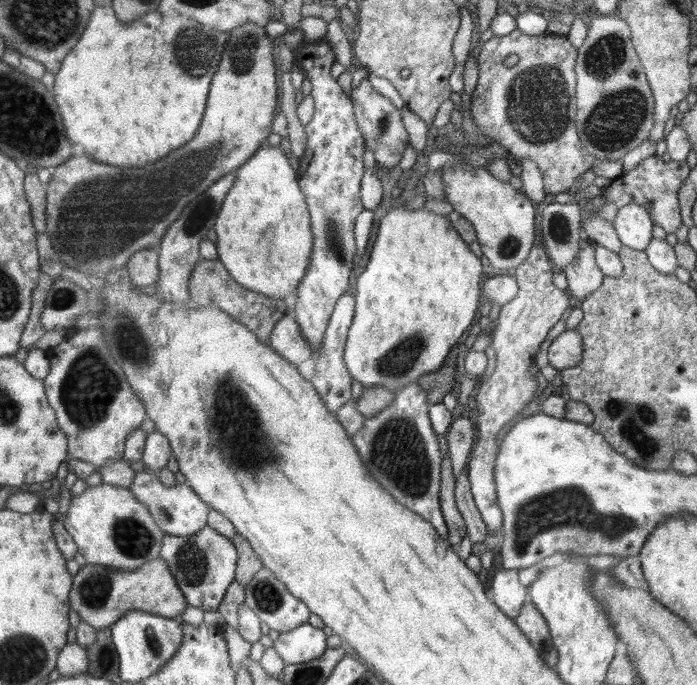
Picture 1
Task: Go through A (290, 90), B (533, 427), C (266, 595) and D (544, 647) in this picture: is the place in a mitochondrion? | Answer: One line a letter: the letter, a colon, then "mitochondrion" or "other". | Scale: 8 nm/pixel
A: other
B: other
C: mitochondrion
D: other

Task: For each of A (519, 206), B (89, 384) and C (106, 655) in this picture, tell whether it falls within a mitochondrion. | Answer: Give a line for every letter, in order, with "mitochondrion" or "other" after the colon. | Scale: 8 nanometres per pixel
A: other
B: mitochondrion
C: other

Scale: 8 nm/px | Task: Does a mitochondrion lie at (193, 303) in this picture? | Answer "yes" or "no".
no

